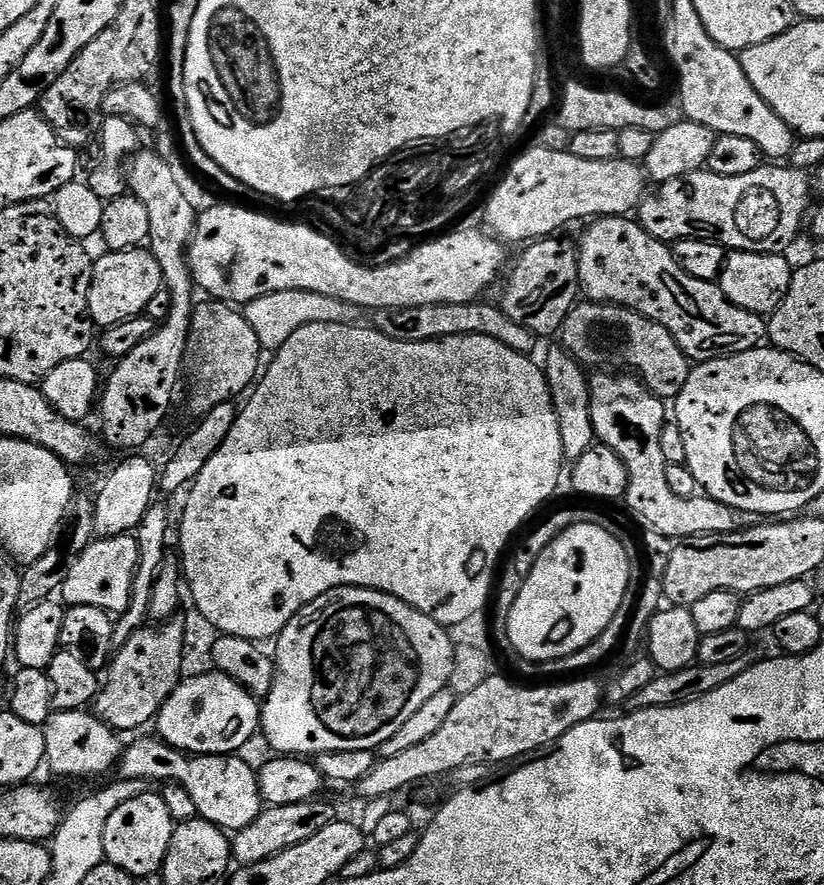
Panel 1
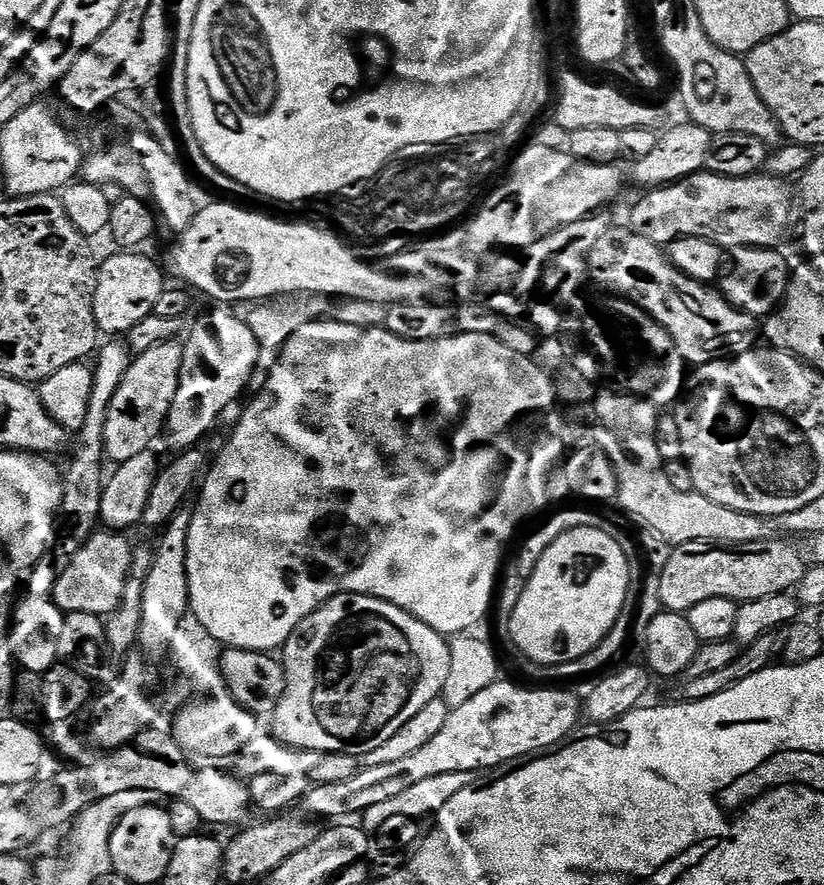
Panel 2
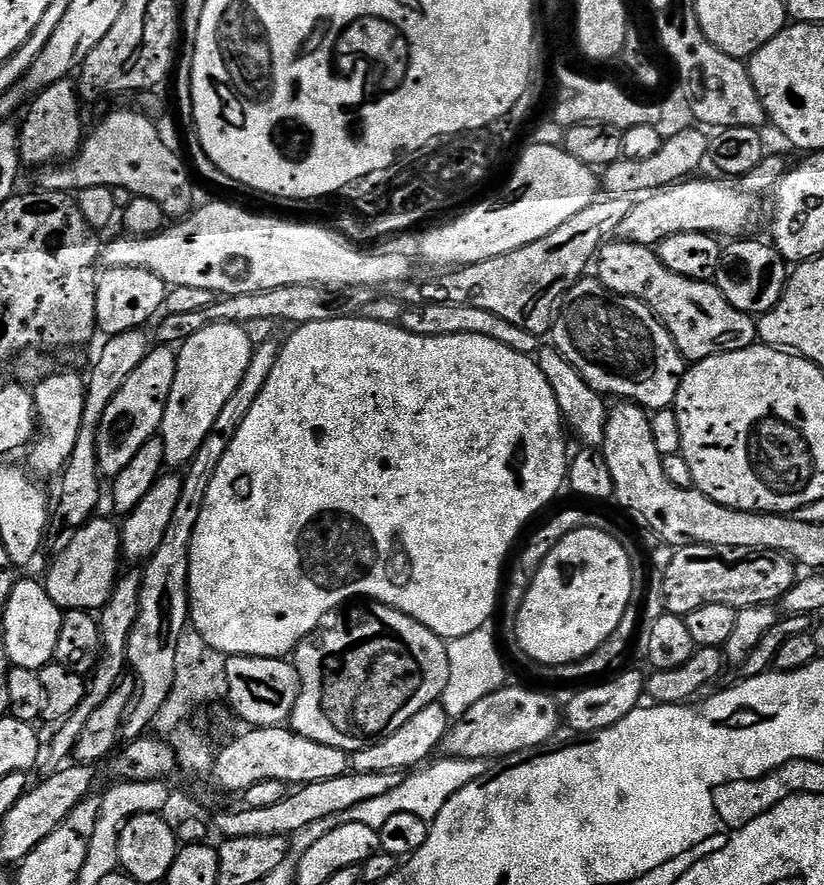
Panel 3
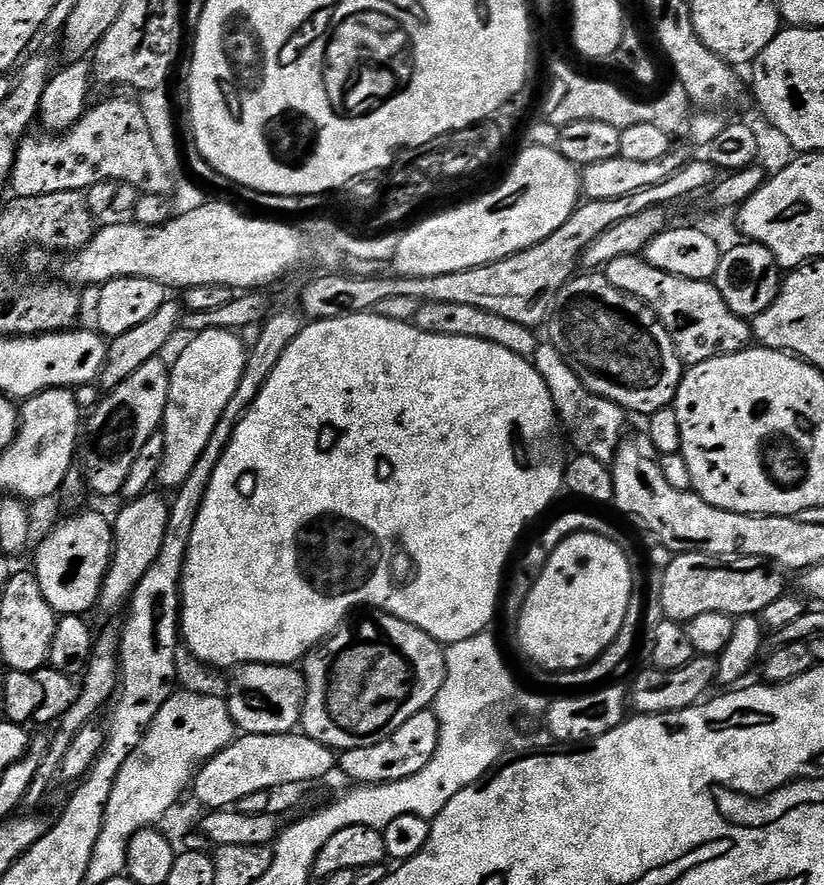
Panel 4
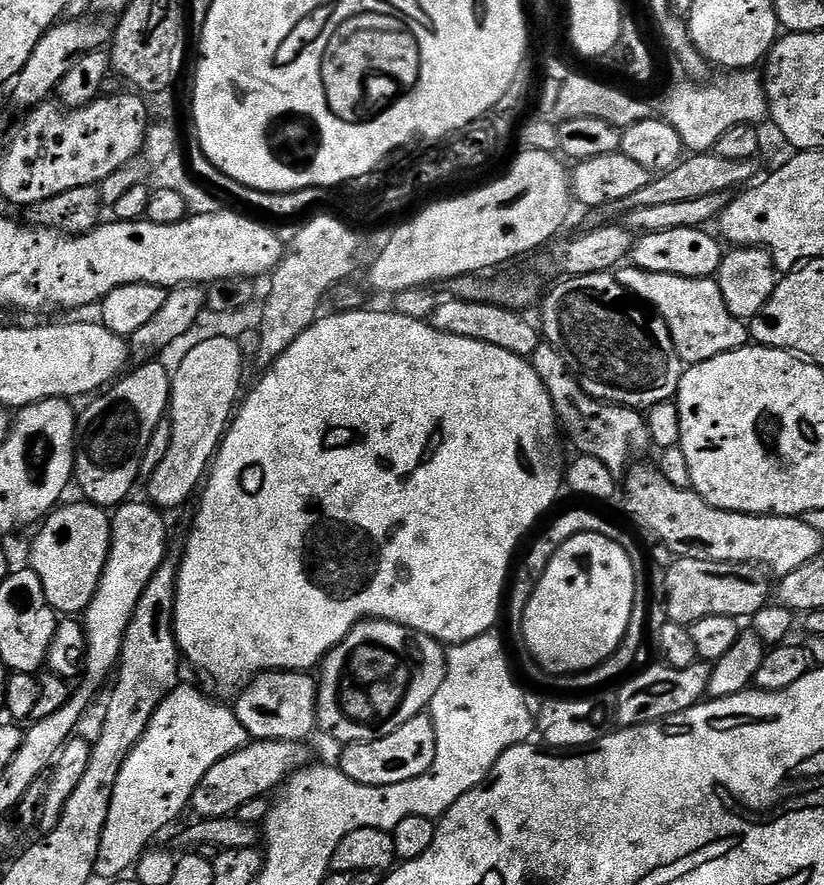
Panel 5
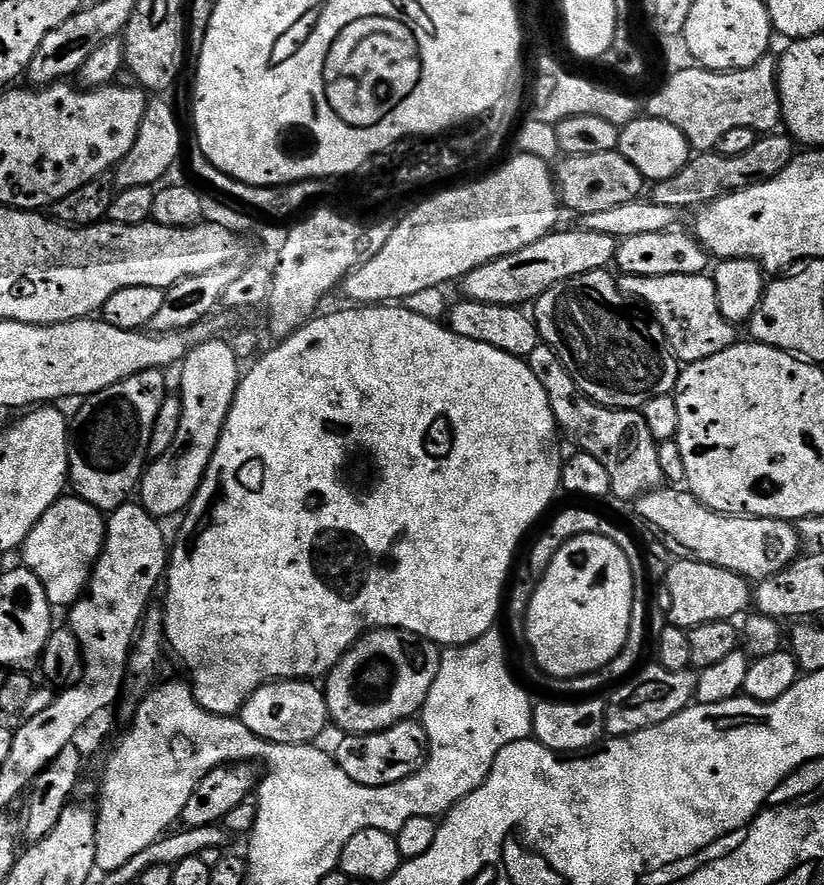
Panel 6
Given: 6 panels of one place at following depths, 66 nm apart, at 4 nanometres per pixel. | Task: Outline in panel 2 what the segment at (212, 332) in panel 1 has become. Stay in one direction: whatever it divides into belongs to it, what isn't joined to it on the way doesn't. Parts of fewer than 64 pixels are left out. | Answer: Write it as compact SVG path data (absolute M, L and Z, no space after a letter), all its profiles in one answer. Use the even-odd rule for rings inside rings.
M216 306L197 324L193 323L183 341L182 370L178 378L178 390L170 406L166 425L166 440L173 453L187 452L201 442L200 439L220 424L220 416L230 406L230 402L243 397L244 387L256 372L262 349L254 334L250 334L247 319L235 316L235 311L224 306Z

